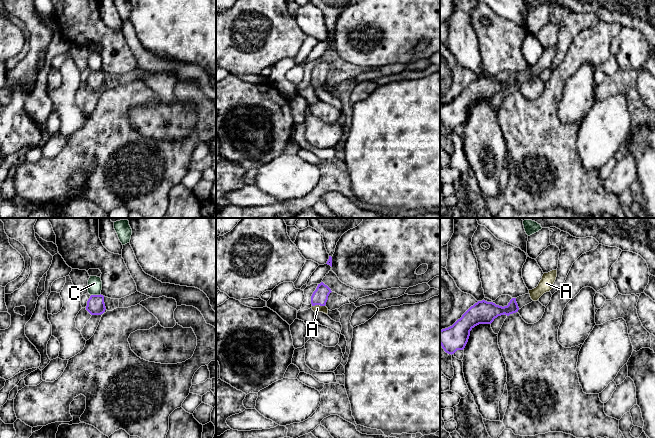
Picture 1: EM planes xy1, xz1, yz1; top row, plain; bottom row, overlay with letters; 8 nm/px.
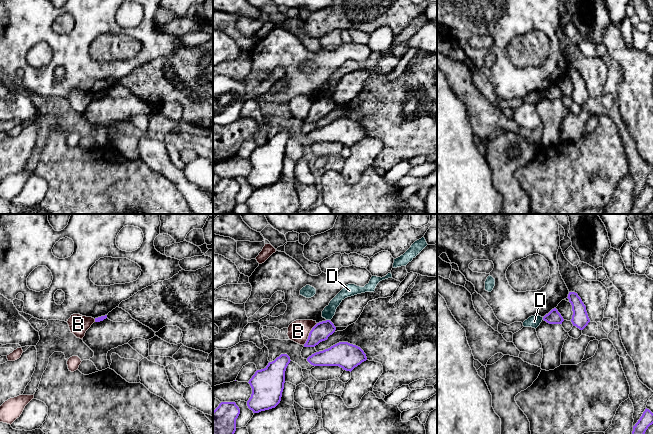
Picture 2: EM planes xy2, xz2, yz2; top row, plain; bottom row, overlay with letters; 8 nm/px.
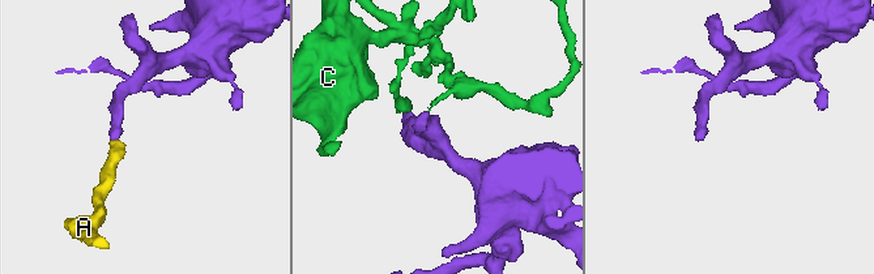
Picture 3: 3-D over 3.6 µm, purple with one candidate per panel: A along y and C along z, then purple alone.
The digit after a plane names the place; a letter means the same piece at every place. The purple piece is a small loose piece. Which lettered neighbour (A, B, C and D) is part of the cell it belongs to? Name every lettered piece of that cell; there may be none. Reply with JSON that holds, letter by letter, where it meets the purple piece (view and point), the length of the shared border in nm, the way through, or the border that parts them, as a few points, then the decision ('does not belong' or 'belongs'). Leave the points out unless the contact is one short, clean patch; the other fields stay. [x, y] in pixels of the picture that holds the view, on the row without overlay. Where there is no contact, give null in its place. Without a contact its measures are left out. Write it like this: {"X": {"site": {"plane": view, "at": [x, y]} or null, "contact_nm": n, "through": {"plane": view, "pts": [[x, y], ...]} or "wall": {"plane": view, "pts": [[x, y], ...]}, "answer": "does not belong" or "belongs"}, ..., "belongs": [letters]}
{"A": {"site": {"plane": "xz1", "at": [318, 80]}, "contact_nm": 100, "through": {"plane": "xz1", "pts": [[320, 72], [318, 80], [317, 84]]}, "answer": "belongs"}, "B": {"site": {"plane": "xz2", "at": [309, 110]}, "contact_nm": 220, "wall": {"plane": "xz2", "pts": [[317, 99], [310, 107], [303, 121]]}, "answer": "does not belong"}, "C": {"site": {"plane": "xy1", "at": [95, 71]}, "contact_nm": 80, "wall": {"plane": "xy1", "pts": [[100, 69], [91, 71]]}, "answer": "does not belong"}, "D": {"site": {"plane": "xz2", "at": [328, 96]}, "contact_nm": 30, "wall": {"plane": "xz2", "pts": [[326, 95], [329, 96]]}, "answer": "does not belong"}, "belongs": ["A"]}

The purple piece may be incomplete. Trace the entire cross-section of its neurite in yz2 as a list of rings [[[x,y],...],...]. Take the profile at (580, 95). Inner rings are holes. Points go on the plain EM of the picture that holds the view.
[[[569,68],[567,74],[569,75],[569,78],[572,81],[572,100],[580,106],[583,106],[590,98],[590,95],[586,87],[586,82],[584,81],[578,70],[575,68]]]

